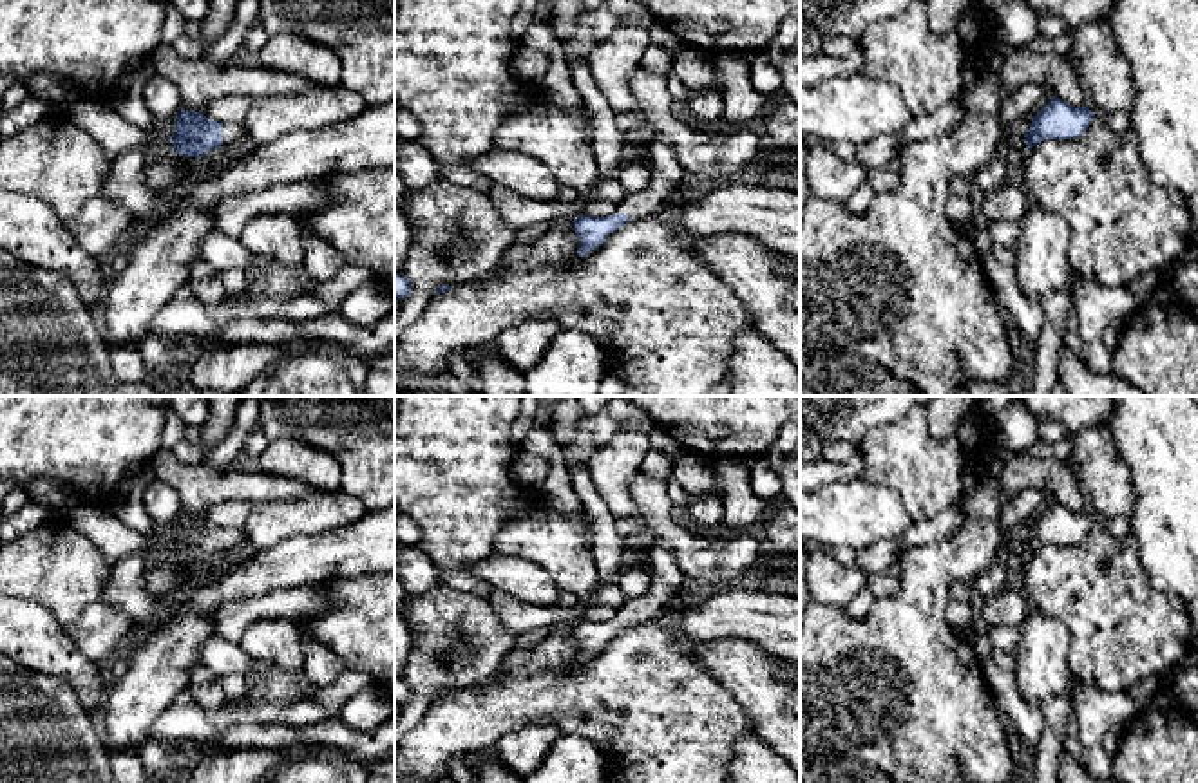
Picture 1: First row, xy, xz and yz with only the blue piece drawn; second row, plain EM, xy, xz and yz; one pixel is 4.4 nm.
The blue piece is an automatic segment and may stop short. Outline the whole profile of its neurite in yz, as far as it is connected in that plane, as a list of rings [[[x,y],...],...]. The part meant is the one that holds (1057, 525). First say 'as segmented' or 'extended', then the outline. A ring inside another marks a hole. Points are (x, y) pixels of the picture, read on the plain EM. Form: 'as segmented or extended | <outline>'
as segmented | [[[1051,503],[1048,510],[1032,524],[1024,541],[1028,555],[1046,544],[1075,544],[1080,542],[1093,526],[1095,517],[1088,512],[1071,512],[1060,503]]]

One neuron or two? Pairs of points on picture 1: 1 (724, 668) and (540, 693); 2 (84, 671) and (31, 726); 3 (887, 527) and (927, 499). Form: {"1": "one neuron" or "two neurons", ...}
{"1": "two neurons", "2": "two neurons", "3": "two neurons"}

